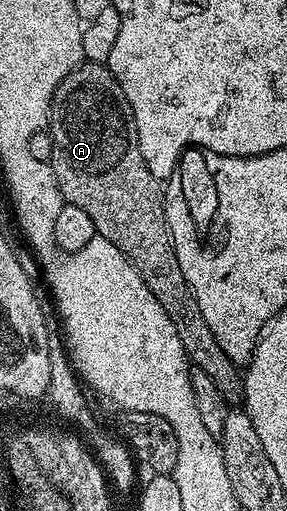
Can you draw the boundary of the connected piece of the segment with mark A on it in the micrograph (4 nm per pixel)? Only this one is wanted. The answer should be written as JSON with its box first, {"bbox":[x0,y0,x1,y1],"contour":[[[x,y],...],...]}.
{"bbox":[48,62,244,405],"contour":[[[83,62],[64,77],[50,102],[49,132],[48,163],[54,172],[63,201],[72,206],[80,206],[80,210],[84,210],[84,214],[92,218],[95,233],[112,242],[116,250],[120,250],[129,258],[132,267],[140,274],[144,286],[152,290],[152,298],[156,298],[156,302],[164,306],[164,314],[168,314],[172,326],[176,326],[176,334],[180,334],[180,346],[184,346],[191,365],[197,371],[208,374],[212,382],[216,382],[216,390],[220,390],[227,405],[241,405],[244,400],[243,373],[239,365],[233,364],[228,354],[220,350],[212,330],[208,330],[208,322],[204,322],[204,314],[200,314],[200,306],[196,306],[196,298],[192,298],[188,282],[184,282],[184,274],[180,274],[180,262],[176,262],[174,243],[170,241],[163,181],[156,179],[152,170],[144,166],[144,154],[140,154],[134,115],[116,78],[105,64]]]}

